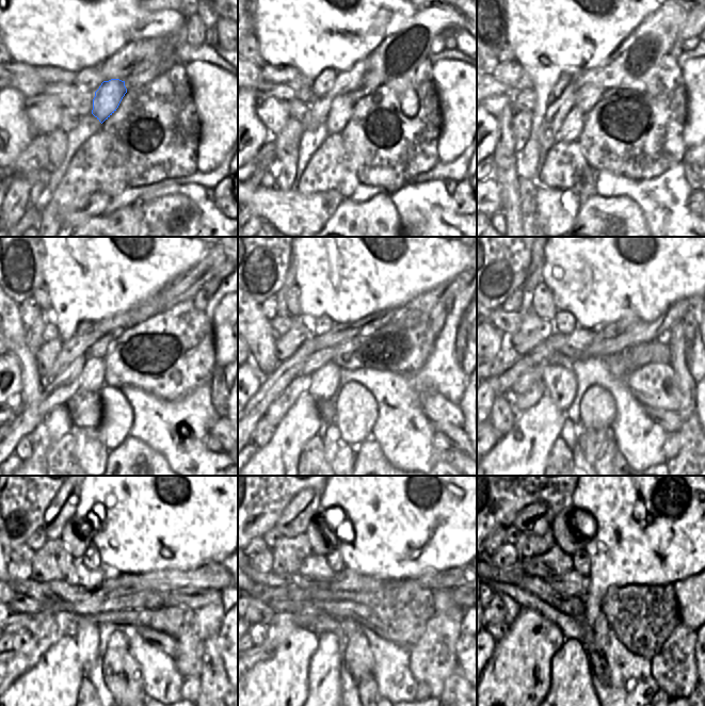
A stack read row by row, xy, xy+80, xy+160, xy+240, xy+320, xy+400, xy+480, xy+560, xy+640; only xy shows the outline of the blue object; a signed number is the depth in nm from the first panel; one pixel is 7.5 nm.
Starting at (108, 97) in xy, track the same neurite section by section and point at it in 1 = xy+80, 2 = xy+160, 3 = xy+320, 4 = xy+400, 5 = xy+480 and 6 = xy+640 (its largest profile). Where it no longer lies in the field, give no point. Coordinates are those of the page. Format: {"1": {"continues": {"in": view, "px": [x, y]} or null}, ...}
{"1": {"continues": {"in": "xy+80", "px": [340, 111]}}, "2": {"continues": {"in": "xy+160", "px": [573, 125]}}, "3": {"continues": {"in": "xy+320", "px": [324, 382]}}, "4": {"continues": {"in": "xy+400", "px": [560, 381]}}, "5": {"continues": {"in": "xy+480", "px": [87, 637]}}, "6": {"continues": {"in": "xy+640", "px": [571, 692]}}}

